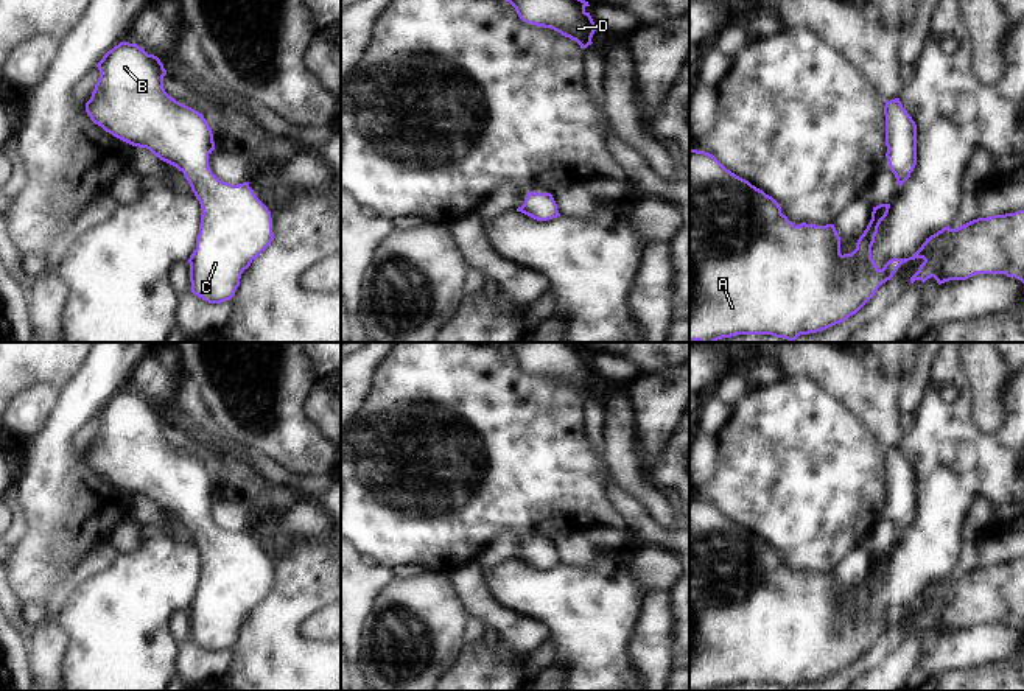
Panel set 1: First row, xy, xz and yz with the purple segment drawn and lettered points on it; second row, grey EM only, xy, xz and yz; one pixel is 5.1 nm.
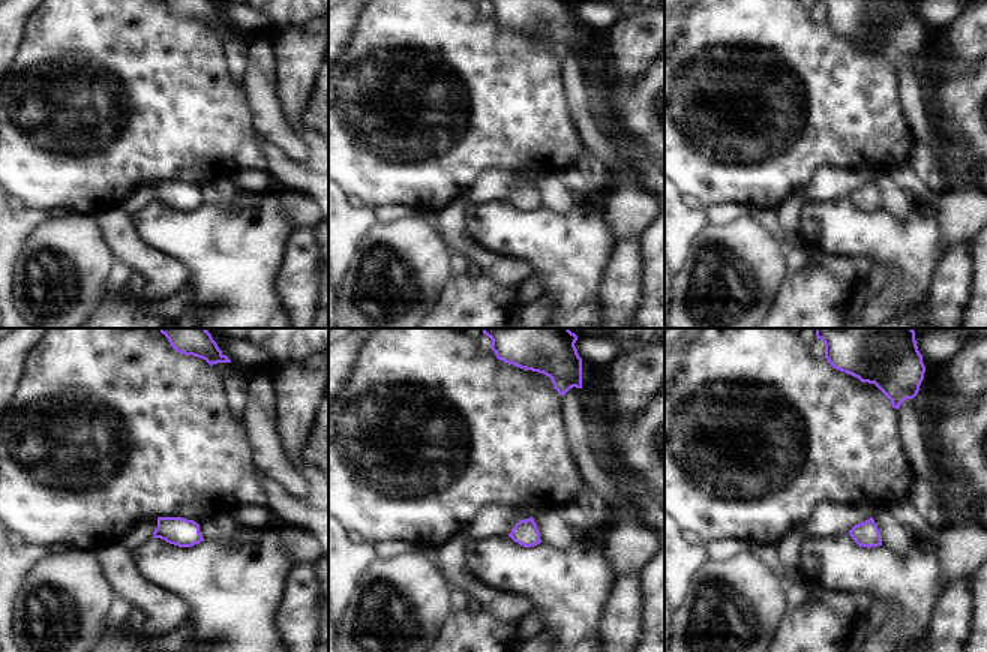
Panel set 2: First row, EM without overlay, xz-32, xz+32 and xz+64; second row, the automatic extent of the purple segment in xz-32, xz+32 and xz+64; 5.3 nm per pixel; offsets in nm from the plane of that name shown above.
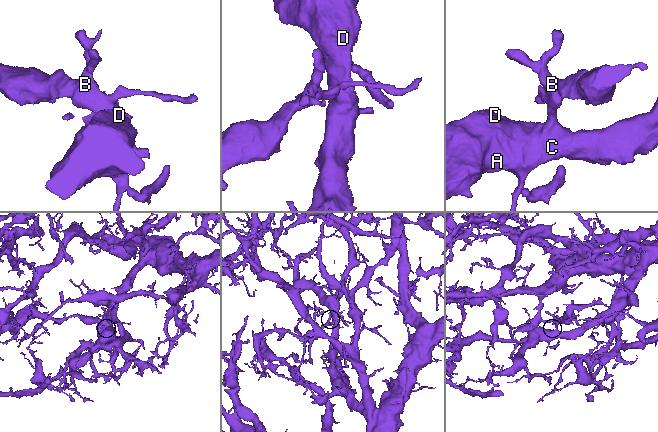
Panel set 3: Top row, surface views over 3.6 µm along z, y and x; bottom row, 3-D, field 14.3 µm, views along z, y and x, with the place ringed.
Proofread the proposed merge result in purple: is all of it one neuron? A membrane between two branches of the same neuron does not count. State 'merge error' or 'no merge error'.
no merge error

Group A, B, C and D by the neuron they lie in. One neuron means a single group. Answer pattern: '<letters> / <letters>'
A B C D

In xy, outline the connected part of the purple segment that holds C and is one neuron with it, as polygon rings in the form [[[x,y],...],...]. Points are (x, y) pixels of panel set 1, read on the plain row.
[[[120,391],[96,412],[100,426],[86,461],[90,468],[114,486],[149,498],[160,509],[184,521],[201,552],[202,563],[196,598],[188,607],[191,641],[209,652],[230,649],[244,618],[271,593],[272,566],[249,531],[232,534],[219,529],[209,515],[215,498],[213,482],[198,459],[176,450],[163,437],[167,419],[160,408],[137,392]]]

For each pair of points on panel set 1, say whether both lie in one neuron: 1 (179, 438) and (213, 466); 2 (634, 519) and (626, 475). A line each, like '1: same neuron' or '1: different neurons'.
1: same neuron
2: different neurons

